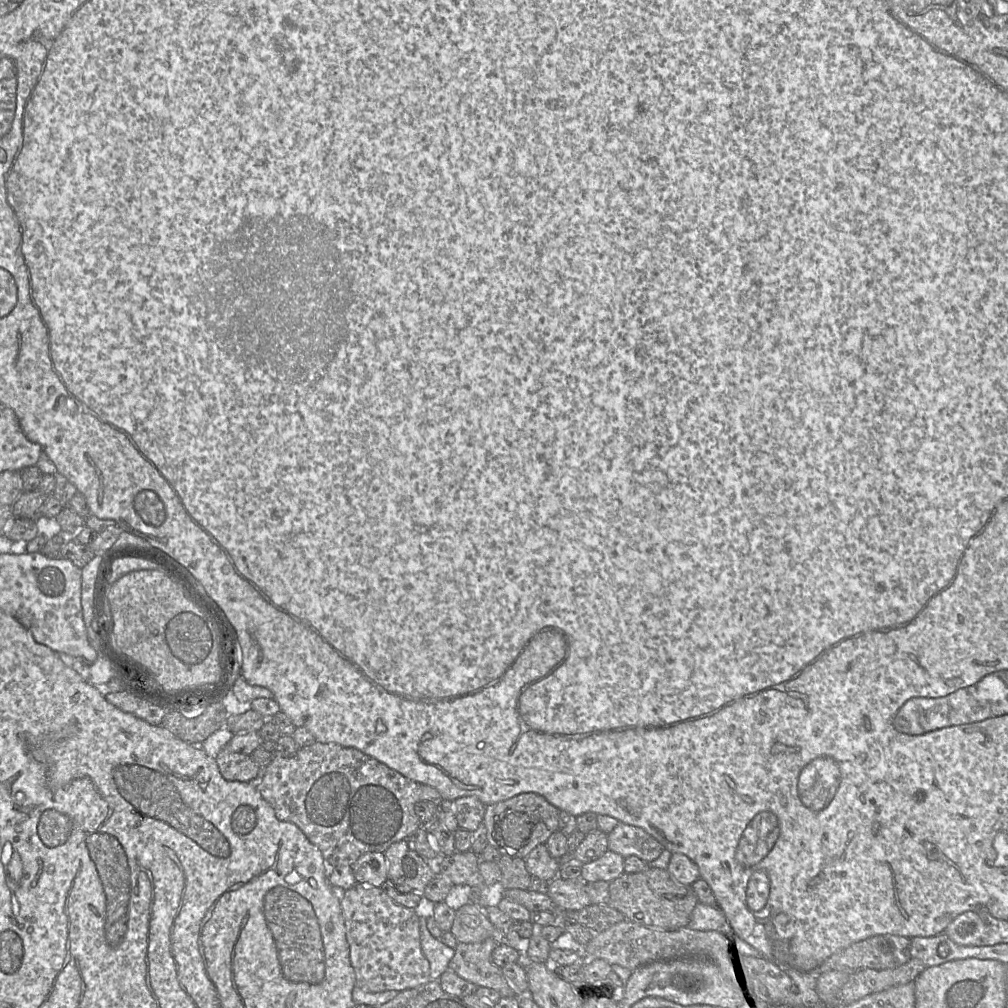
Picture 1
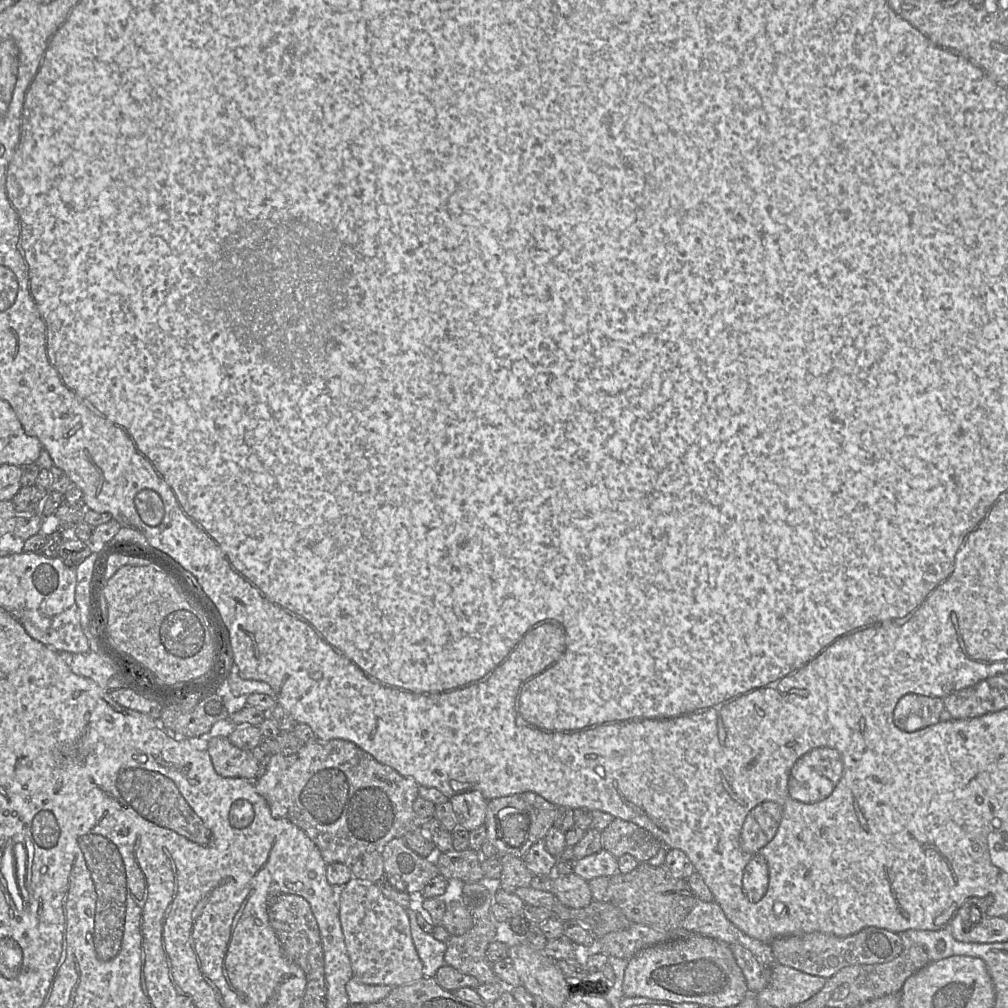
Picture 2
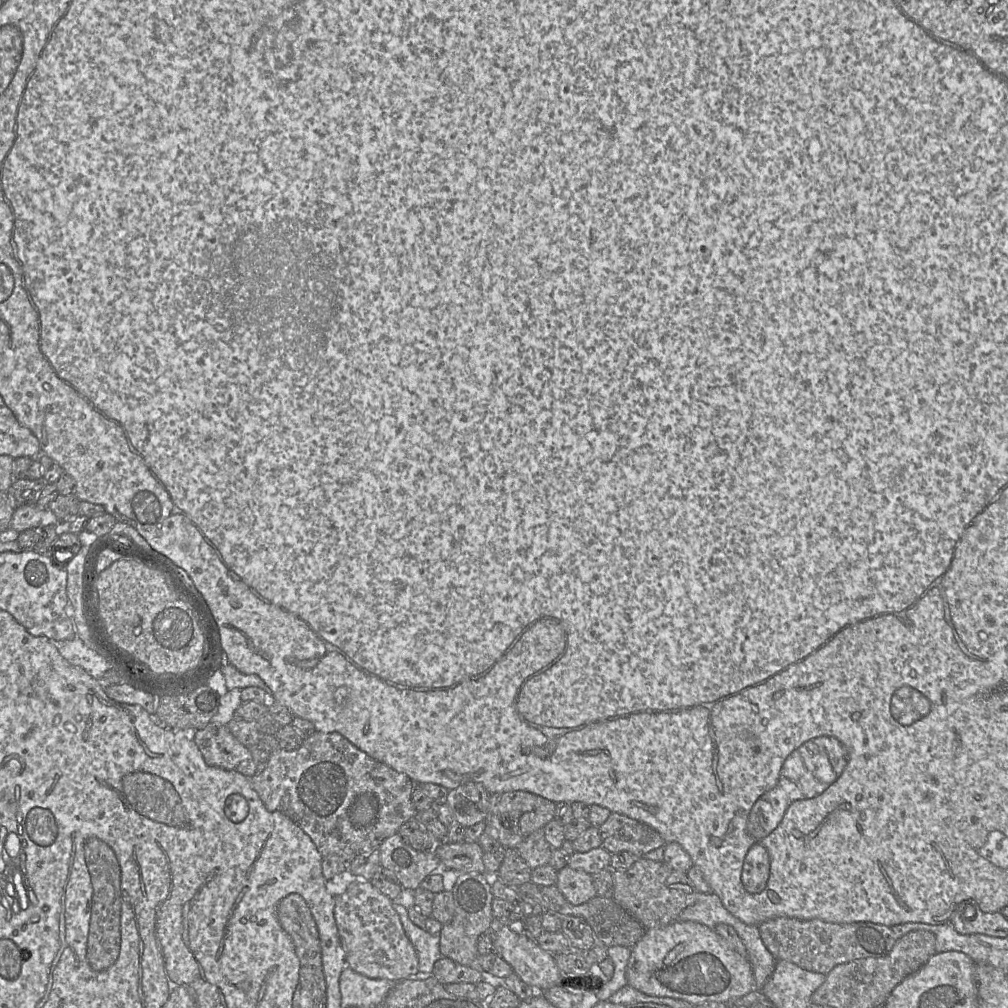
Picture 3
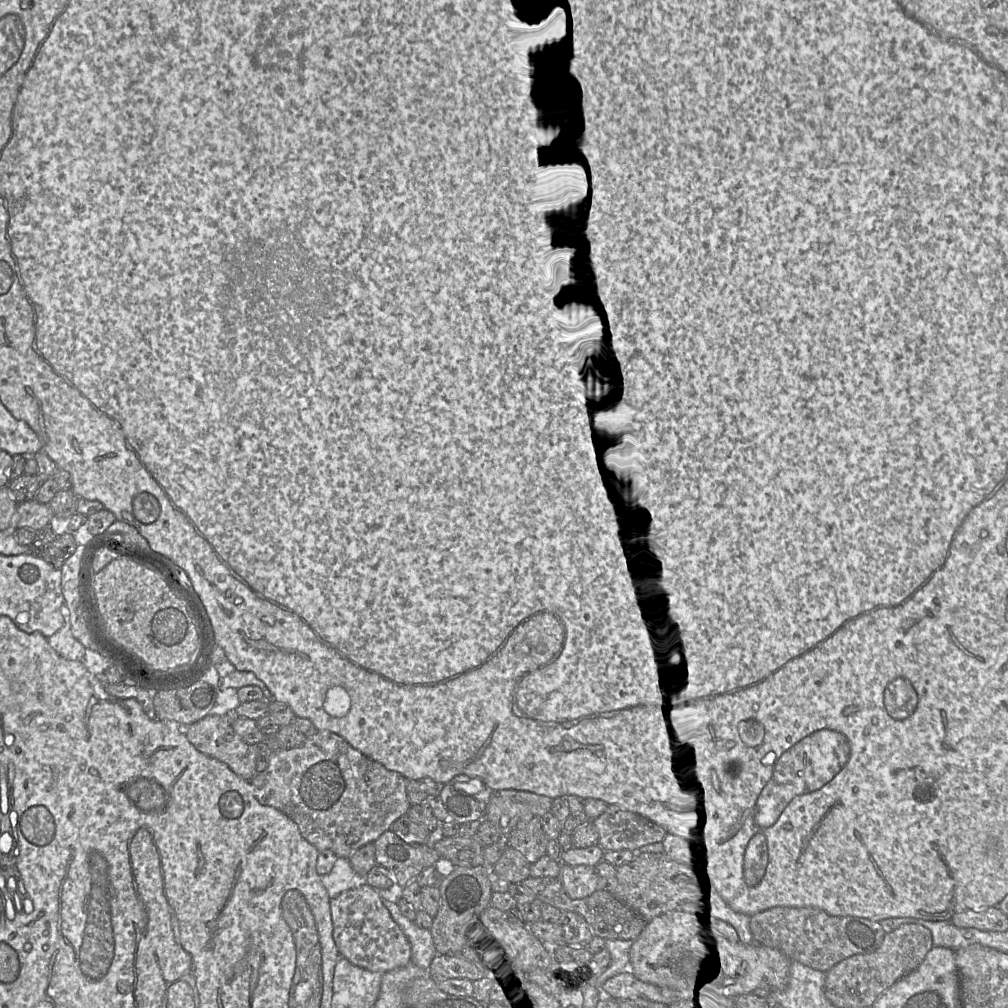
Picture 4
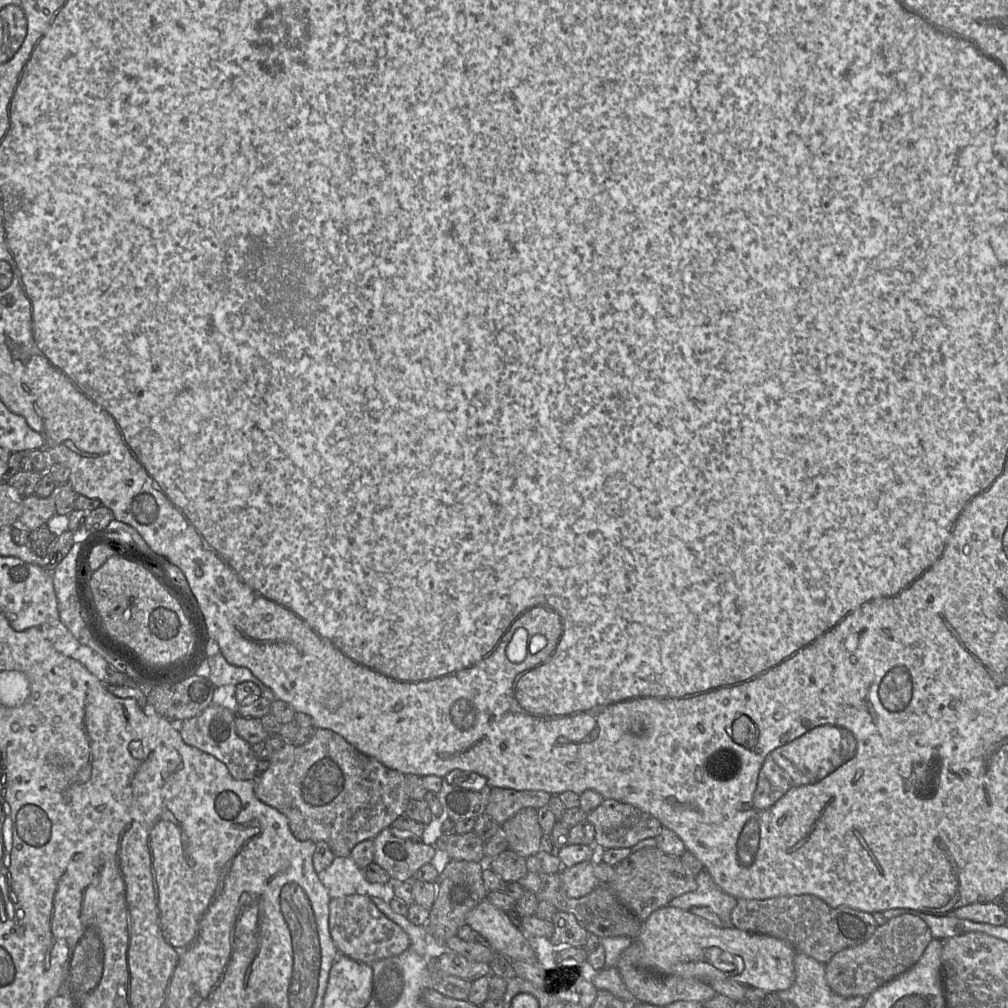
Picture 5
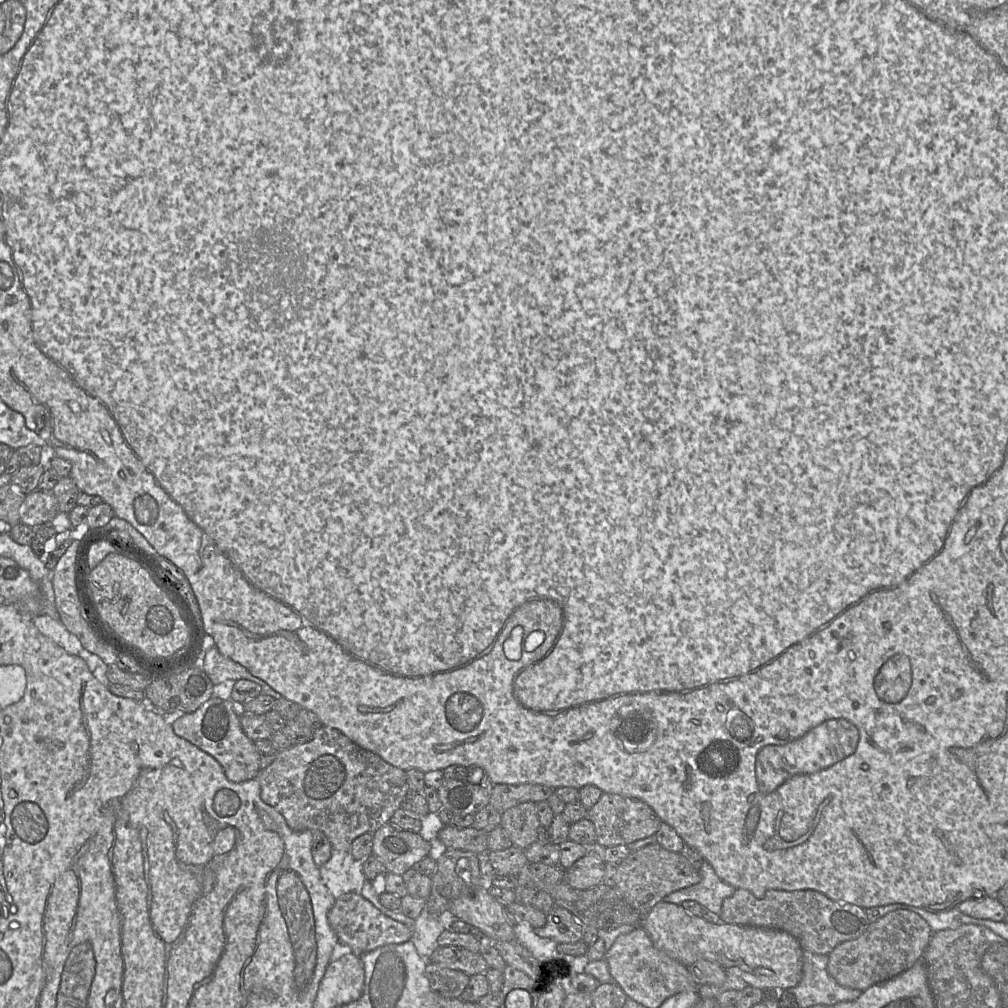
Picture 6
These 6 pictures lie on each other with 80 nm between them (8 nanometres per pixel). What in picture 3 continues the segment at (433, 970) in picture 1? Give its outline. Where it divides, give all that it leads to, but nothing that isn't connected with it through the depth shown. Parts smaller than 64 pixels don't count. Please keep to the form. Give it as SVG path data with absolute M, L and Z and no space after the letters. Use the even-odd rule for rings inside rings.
M393 904L398 913L404 931L413 944L418 957L419 975L432 975L435 962L442 957L439 936L433 936L426 930L415 925L408 917L408 909Z

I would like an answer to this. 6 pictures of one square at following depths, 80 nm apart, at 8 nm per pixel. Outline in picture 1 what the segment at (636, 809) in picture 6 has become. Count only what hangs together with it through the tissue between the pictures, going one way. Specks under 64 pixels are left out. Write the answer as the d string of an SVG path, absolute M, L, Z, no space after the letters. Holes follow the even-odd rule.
M619 822L607 834L608 849L624 858L636 856L650 863L658 858L663 851L663 845L643 828Z

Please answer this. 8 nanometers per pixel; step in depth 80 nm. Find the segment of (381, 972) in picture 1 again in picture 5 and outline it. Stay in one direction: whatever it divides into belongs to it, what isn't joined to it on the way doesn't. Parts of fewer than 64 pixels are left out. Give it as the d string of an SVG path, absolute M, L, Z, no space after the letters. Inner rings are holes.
M352 894L331 899L329 929L332 940L341 954L370 966L410 948L407 932L387 918L367 895Z

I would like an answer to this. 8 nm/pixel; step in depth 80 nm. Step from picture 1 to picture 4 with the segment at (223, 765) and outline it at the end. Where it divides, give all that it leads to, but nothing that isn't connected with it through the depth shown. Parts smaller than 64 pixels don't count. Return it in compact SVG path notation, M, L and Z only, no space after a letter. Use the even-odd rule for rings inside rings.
M210 714L183 727L188 741L203 754L223 762L245 780L257 774L256 757L233 730L231 718Z

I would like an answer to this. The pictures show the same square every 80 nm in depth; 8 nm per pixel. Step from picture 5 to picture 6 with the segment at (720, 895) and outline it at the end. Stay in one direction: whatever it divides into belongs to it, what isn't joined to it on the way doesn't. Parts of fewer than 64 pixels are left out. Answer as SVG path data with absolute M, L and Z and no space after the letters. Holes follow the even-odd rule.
M705 859L699 873L701 880L697 884L675 891L663 901L680 905L684 901L694 900L719 916L724 900L736 889L720 879L712 865Z

